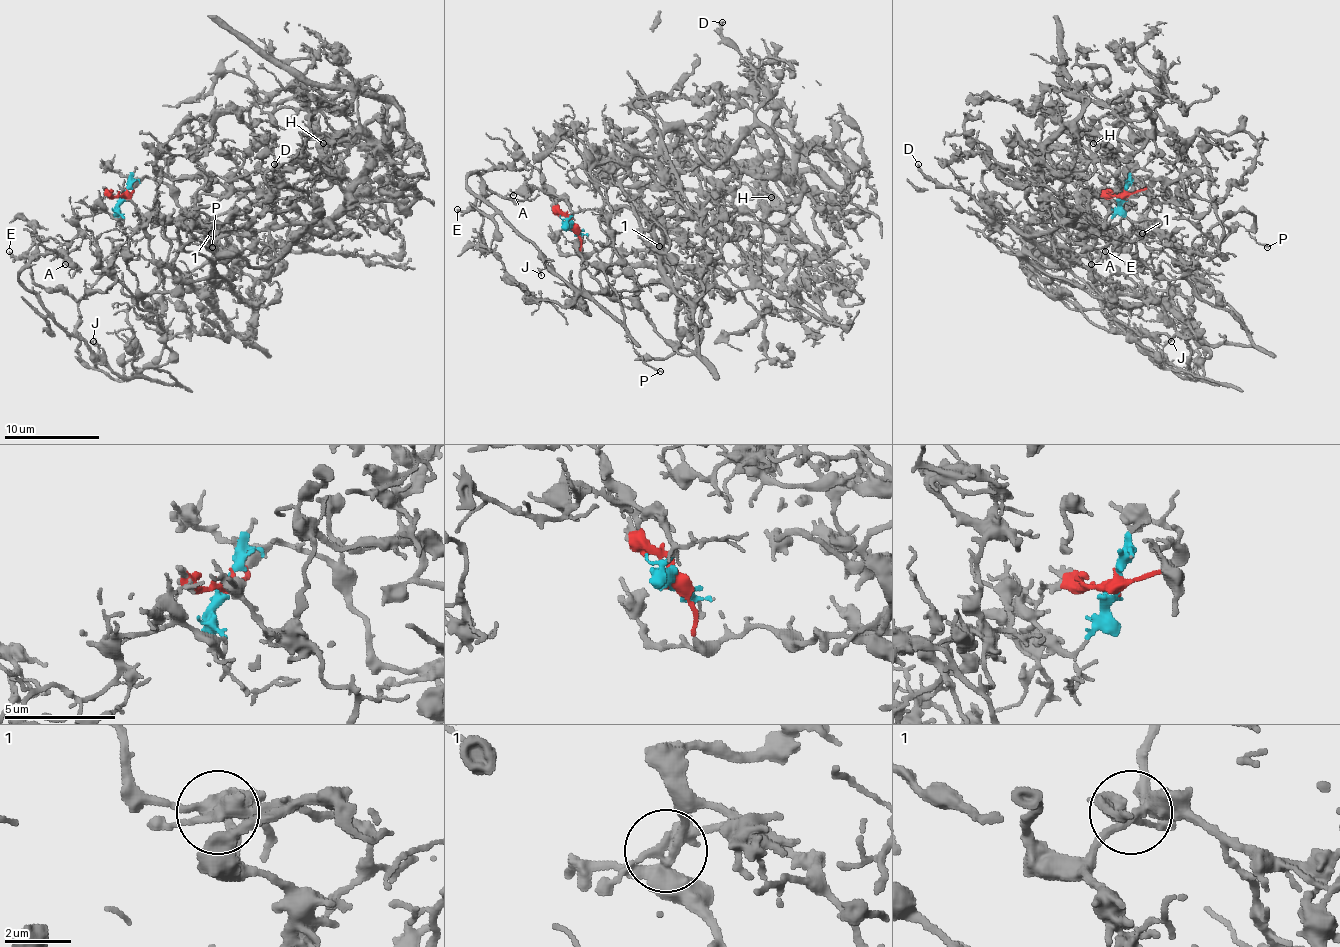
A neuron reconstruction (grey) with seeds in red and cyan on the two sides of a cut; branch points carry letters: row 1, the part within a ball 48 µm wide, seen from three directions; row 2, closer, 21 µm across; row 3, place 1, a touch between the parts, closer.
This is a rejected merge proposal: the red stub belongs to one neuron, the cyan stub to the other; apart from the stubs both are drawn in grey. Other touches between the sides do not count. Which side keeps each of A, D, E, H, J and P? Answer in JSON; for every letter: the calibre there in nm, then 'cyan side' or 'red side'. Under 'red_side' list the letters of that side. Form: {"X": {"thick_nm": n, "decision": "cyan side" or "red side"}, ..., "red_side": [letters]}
{"A": {"thick_nm": 100, "decision": "cyan side"}, "D": {"thick_nm": 200, "decision": "red side"}, "E": {"thick_nm": 140, "decision": "cyan side"}, "H": {"thick_nm": 280, "decision": "red side"}, "J": {"thick_nm": 160, "decision": "cyan side"}, "P": {"thick_nm": 140, "decision": "red side"}, "red_side": ["D", "H", "P"]}

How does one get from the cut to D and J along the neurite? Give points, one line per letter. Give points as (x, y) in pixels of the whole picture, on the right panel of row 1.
D: (1124, 195), (1148, 179), (1145, 231), (1129, 246), (1086, 231), (1078, 255), (1047, 255), (918, 164)
J: (1124, 195), (1105, 224), (1083, 217), (1095, 243), (1069, 262), (1100, 308), (1157, 358), (1172, 341)

